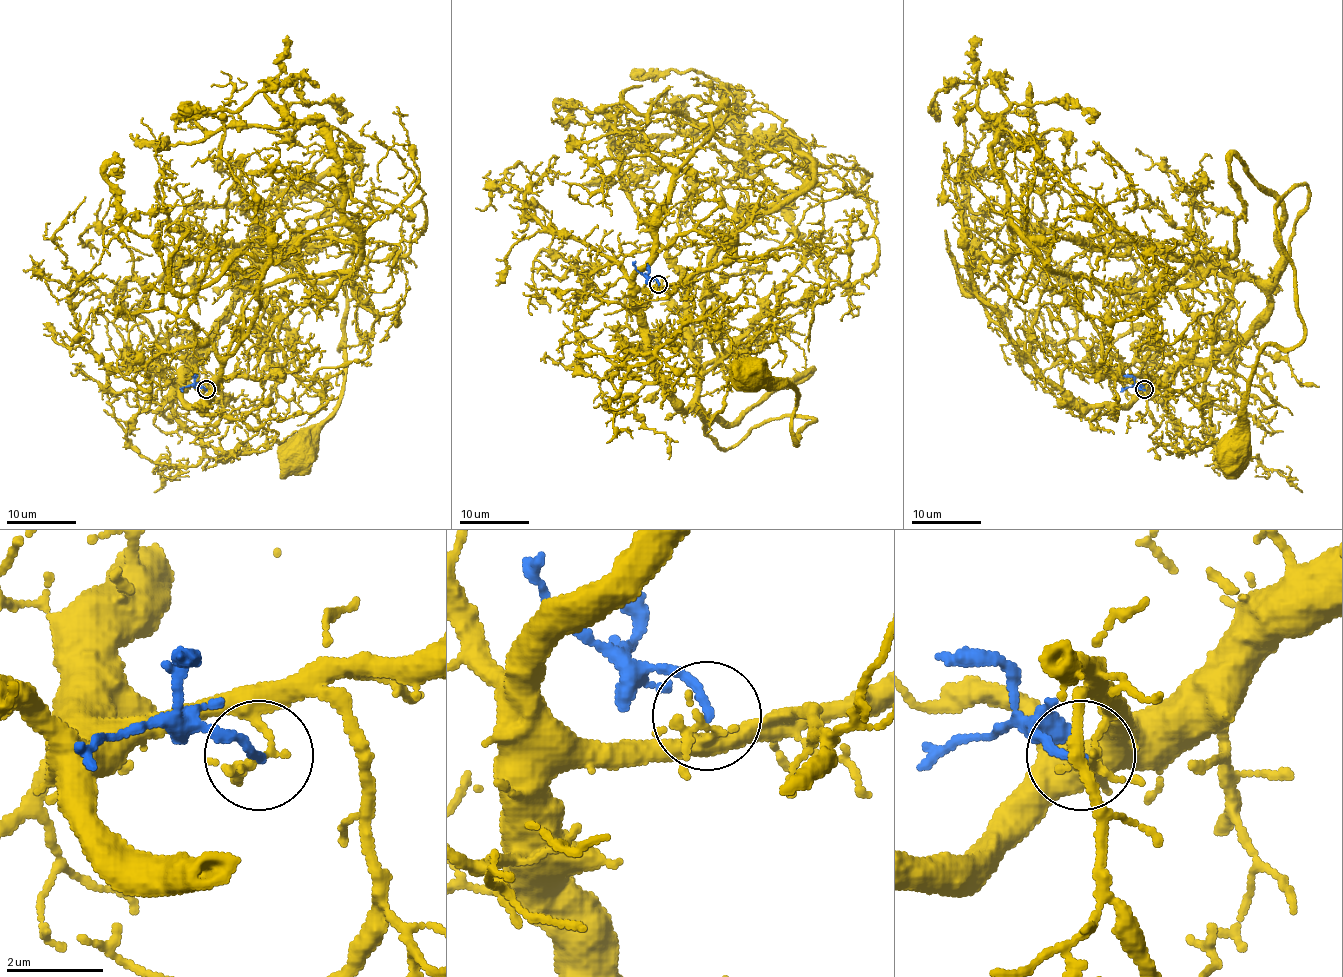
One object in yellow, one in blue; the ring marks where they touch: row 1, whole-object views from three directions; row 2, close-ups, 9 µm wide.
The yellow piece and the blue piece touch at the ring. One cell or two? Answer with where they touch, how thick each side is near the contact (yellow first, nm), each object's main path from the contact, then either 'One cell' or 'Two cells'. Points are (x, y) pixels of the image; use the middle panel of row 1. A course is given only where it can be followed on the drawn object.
Place: (658, 284). Thickness 160 nm (yellow) against 170 nm. Course of yellow: (657, 284), (636, 294), (650, 369), (721, 449), (808, 416), (794, 444), (796, 392), (749, 371). Course of blue: (659, 284), (640, 272), (635, 261). Two cells

